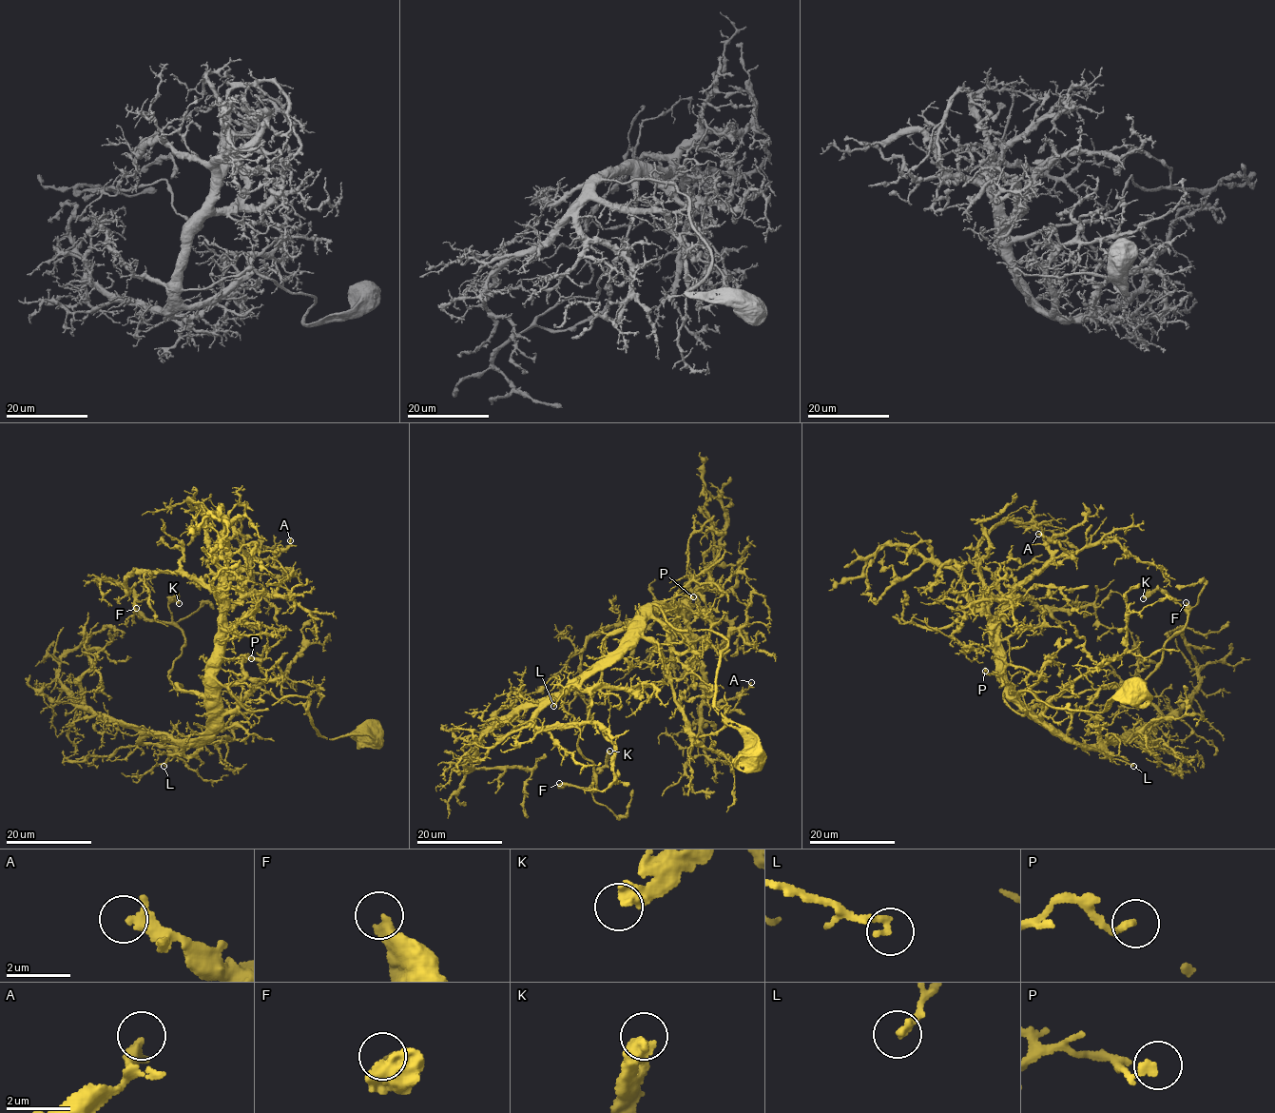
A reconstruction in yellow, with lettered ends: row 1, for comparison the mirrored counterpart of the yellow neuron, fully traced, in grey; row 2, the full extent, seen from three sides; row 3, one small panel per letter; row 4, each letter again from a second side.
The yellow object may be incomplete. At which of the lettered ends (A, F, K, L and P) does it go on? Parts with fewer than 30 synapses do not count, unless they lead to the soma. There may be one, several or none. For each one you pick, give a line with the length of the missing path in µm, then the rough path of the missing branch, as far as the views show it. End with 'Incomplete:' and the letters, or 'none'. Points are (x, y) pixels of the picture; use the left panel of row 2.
F: 50 µm | (136, 608), (125, 603), (111, 617), (84, 626), (80, 622), (85, 618), (106, 625), (87, 637), (73, 634)
Incomplete: F

